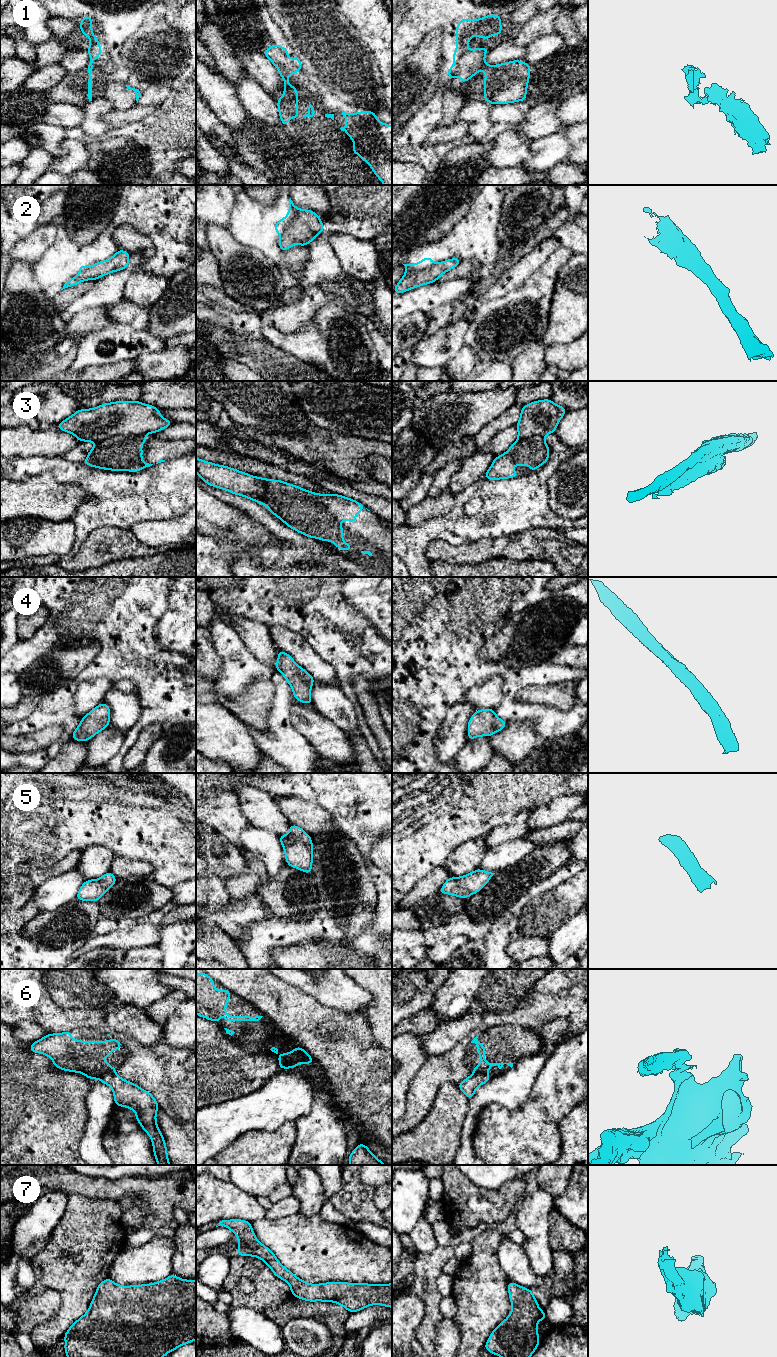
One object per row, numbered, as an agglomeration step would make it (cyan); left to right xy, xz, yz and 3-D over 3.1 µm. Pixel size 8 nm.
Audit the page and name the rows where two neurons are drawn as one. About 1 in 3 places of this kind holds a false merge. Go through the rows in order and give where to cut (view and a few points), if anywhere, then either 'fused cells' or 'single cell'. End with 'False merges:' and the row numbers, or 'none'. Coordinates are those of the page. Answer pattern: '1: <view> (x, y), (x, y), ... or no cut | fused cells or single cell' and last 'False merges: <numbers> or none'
1: yz (489, 65), (482, 68) | fused cells
2: no cut | single cell
3: xy (143, 461), (107, 461), (89, 464), (83, 462) | fused cells
4: no cut | single cell
5: no cut | single cell
6: xz (300, 1048), (301, 1055), (304, 1058), (311, 1058) | fused cells
7: no cut | single cell
False merges: 1, 3, 6

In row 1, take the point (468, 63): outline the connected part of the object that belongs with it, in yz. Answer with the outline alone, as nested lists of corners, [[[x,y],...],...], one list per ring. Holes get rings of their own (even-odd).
[[[495,14],[481,19],[461,19],[456,26],[456,52],[451,55],[455,64],[448,71],[448,80],[452,80],[457,75],[465,84],[481,69],[490,66],[484,60],[485,54],[489,51],[487,47],[471,50],[465,48],[473,35],[489,41],[491,35],[502,34],[501,21],[501,17]]]

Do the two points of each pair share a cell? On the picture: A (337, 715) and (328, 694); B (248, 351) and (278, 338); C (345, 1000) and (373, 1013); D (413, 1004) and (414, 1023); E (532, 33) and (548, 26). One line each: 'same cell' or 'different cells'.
A: same cell
B: different cells
C: different cells
D: different cells
E: same cell

